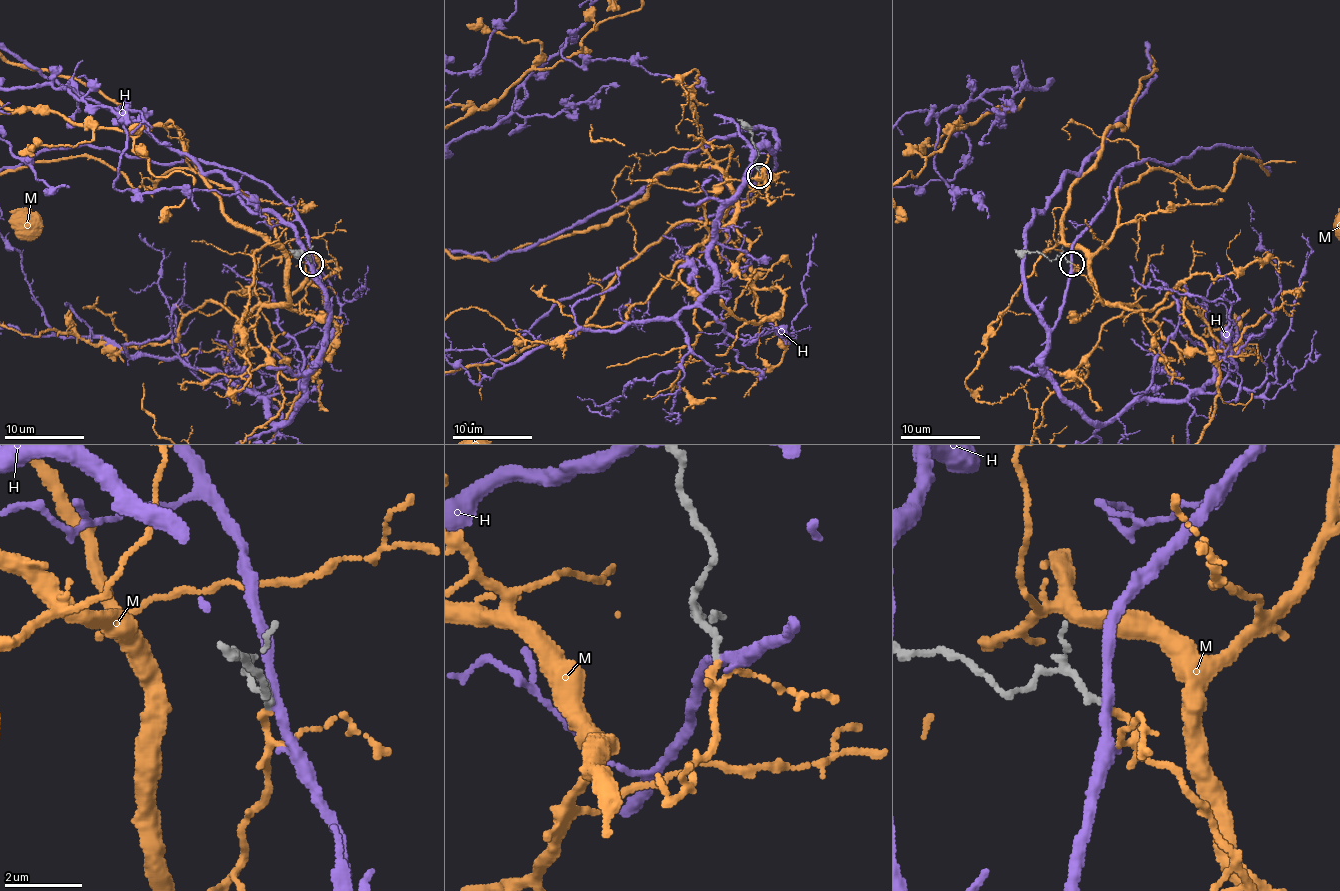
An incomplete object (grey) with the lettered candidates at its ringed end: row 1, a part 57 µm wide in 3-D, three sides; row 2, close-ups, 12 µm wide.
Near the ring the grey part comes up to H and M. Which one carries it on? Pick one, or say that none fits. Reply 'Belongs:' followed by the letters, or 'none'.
Belongs: M

